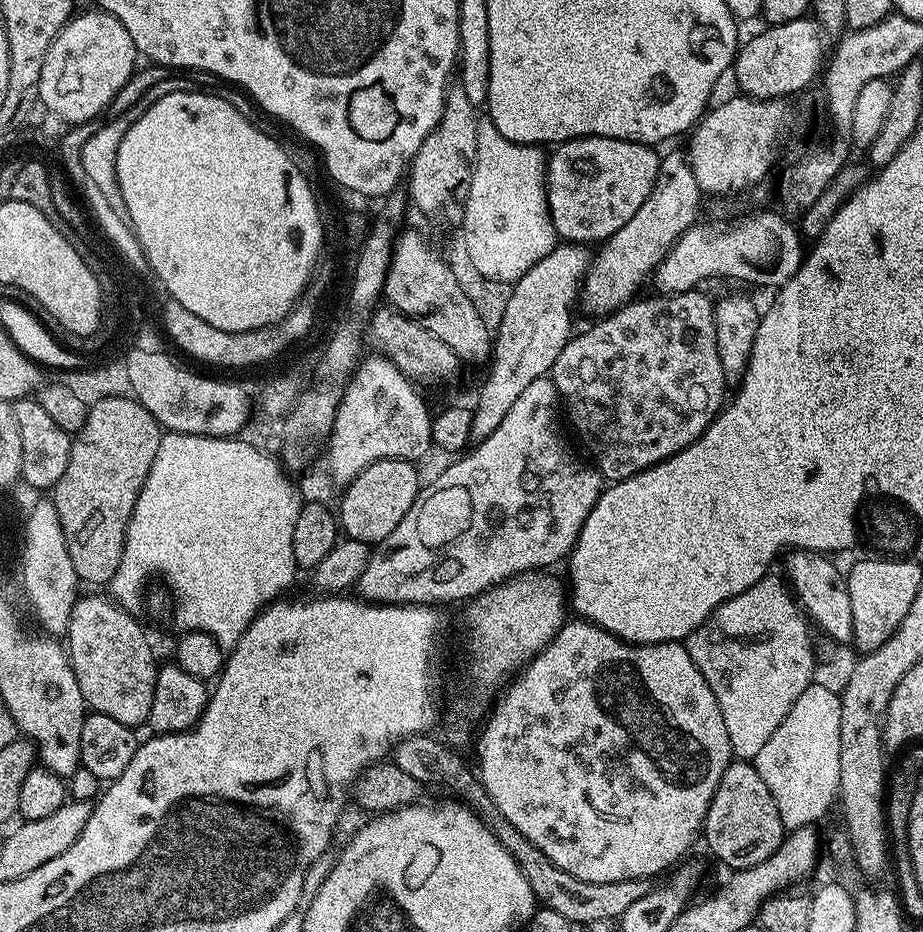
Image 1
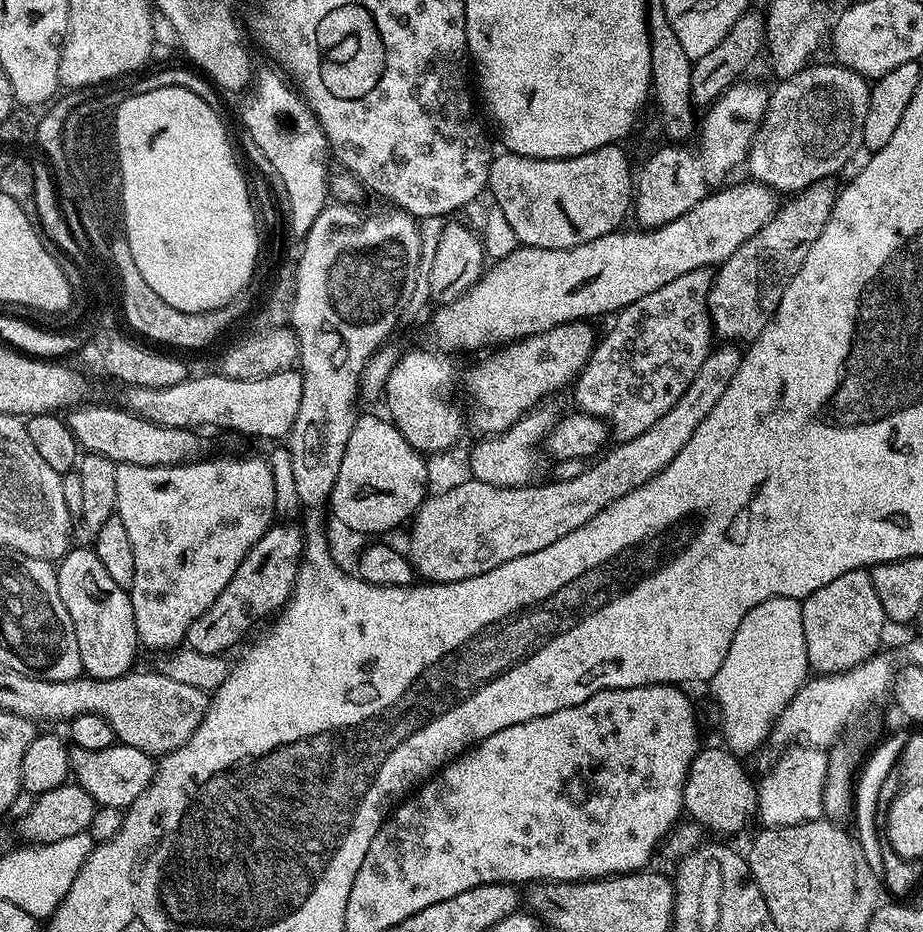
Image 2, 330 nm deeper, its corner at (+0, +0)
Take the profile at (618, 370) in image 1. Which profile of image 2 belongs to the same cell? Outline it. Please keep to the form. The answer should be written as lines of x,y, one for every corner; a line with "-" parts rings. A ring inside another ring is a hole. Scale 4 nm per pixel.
699,268
698,270
690,270
688,274
682,274
678,278
674,278
673,281
666,282
664,286
658,286
650,294
638,298
638,302
630,302
630,306
626,306
615,313
613,320
616,321
613,322
612,329
601,340
599,337
595,341
592,352
588,356
588,359
584,361
578,375
575,377
574,385
576,384
576,389
573,390
572,396
576,399
575,407
587,416
596,416
599,420
604,421
610,429
611,435
613,437
617,436
615,438
617,441
632,440
638,434
650,430
650,426
654,426
654,422
658,422
658,418
662,418
662,414
666,414
666,410
670,410
674,406
674,402
678,402
678,398
682,398
682,394
686,390
686,386
690,386
690,382
694,378
698,366
702,366
702,362
708,357
710,347
714,342
714,336
710,329
707,305
705,303
709,281
709,269

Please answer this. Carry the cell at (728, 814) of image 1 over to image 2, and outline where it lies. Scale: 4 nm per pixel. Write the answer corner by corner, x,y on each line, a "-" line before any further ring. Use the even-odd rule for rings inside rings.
701,747
696,753
696,757
690,762
686,782
684,783
684,812
687,813
701,829
717,832
717,837
728,838
735,832
740,832
748,824
748,819
753,819
756,811
756,789
757,785
744,773
744,768
740,765
741,757
735,752
729,752
727,747
720,748

